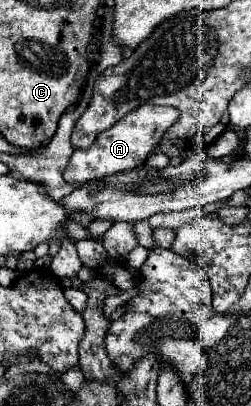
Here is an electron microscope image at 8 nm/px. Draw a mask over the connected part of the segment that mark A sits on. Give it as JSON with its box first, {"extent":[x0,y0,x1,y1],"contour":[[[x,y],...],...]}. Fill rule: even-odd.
{"extent":[65,104,185,188],"contour":[[[143,104],[143,106],[135,108],[135,110],[131,110],[119,122],[115,122],[109,130],[101,132],[97,136],[97,140],[93,142],[93,146],[89,146],[87,150],[81,150],[81,148],[73,150],[73,154],[69,158],[69,164],[67,164],[67,170],[65,170],[65,182],[79,188],[79,186],[83,186],[85,182],[91,182],[91,180],[101,180],[101,178],[111,176],[111,174],[135,170],[135,166],[145,164],[147,158],[157,148],[160,148],[169,158],[183,156],[185,150],[161,142],[163,134],[171,128],[173,122],[177,122],[177,118],[179,118],[179,110],[173,108],[173,106]]]}

